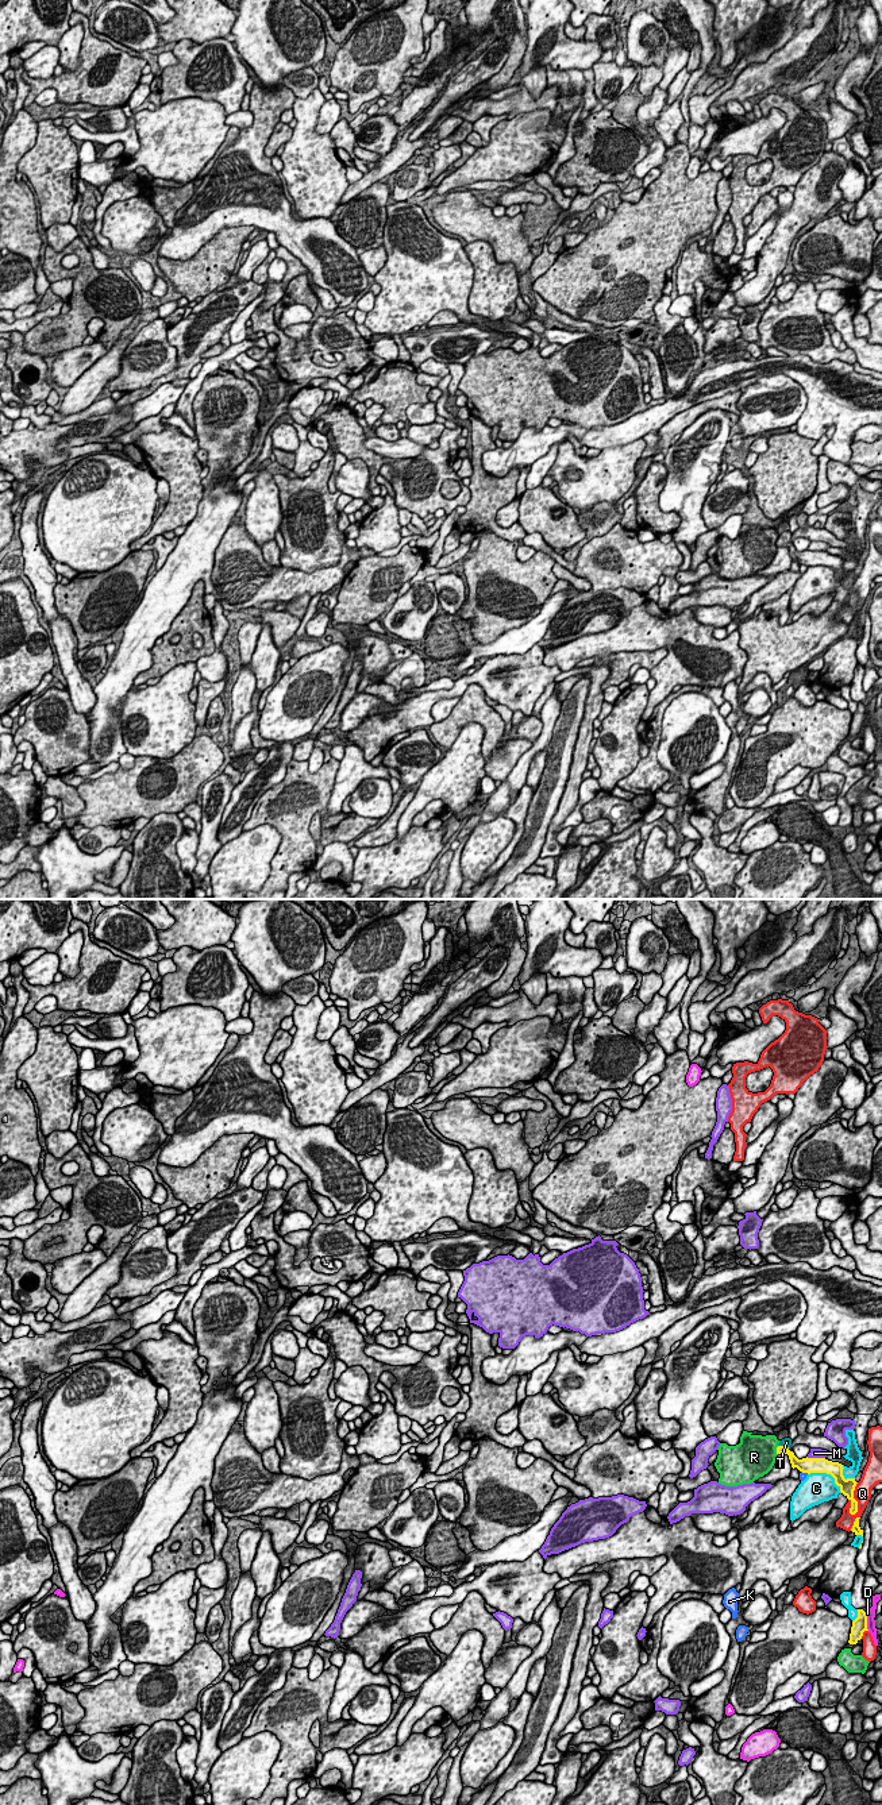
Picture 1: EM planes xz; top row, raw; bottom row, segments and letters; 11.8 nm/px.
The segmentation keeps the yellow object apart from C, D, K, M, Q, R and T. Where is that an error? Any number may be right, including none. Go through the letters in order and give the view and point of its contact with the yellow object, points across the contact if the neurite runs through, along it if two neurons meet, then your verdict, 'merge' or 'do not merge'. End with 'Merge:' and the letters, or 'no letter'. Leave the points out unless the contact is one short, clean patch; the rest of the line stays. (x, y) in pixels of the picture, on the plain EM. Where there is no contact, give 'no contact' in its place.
C: meets yellow in xz at (828, 566); do not merge
D: meets yellow in xz at (866, 714); do not merge
K: meets yellow in xz at (805, 564); do not merge
M: meets yellow in xz at (816, 551); do not merge
Q: meets yellow in xz at (855, 593); do not merge
R: meets yellow in xz at (777, 543); do not merge
T: meets yellow in xz at (782, 539); runs through xz (794, 554), (782, 539), (786, 535); merge
Merge: T

